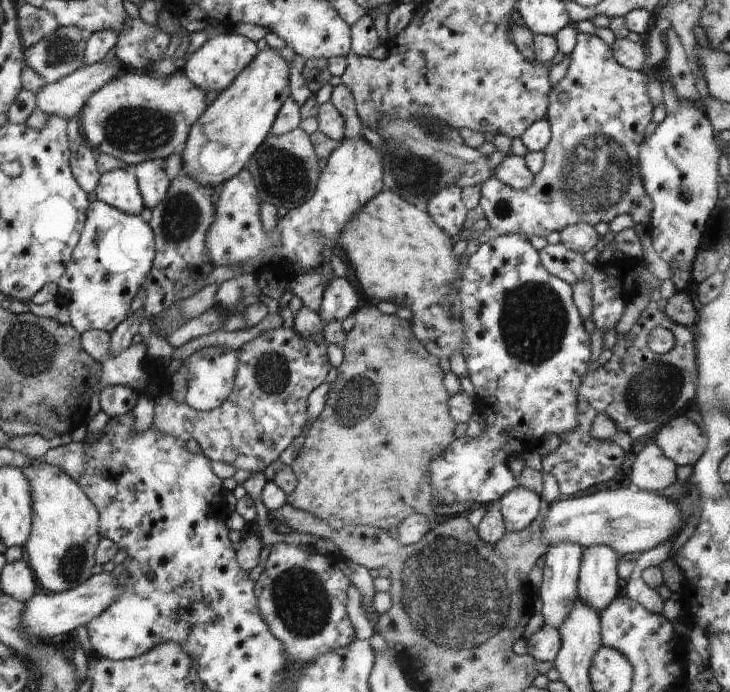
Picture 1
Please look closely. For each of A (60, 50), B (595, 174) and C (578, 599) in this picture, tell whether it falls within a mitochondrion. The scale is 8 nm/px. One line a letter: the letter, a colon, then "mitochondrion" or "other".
A: mitochondrion
B: mitochondrion
C: other

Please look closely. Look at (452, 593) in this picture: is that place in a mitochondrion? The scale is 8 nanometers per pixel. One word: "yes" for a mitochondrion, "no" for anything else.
yes

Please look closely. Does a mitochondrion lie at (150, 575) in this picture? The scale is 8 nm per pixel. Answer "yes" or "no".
no

